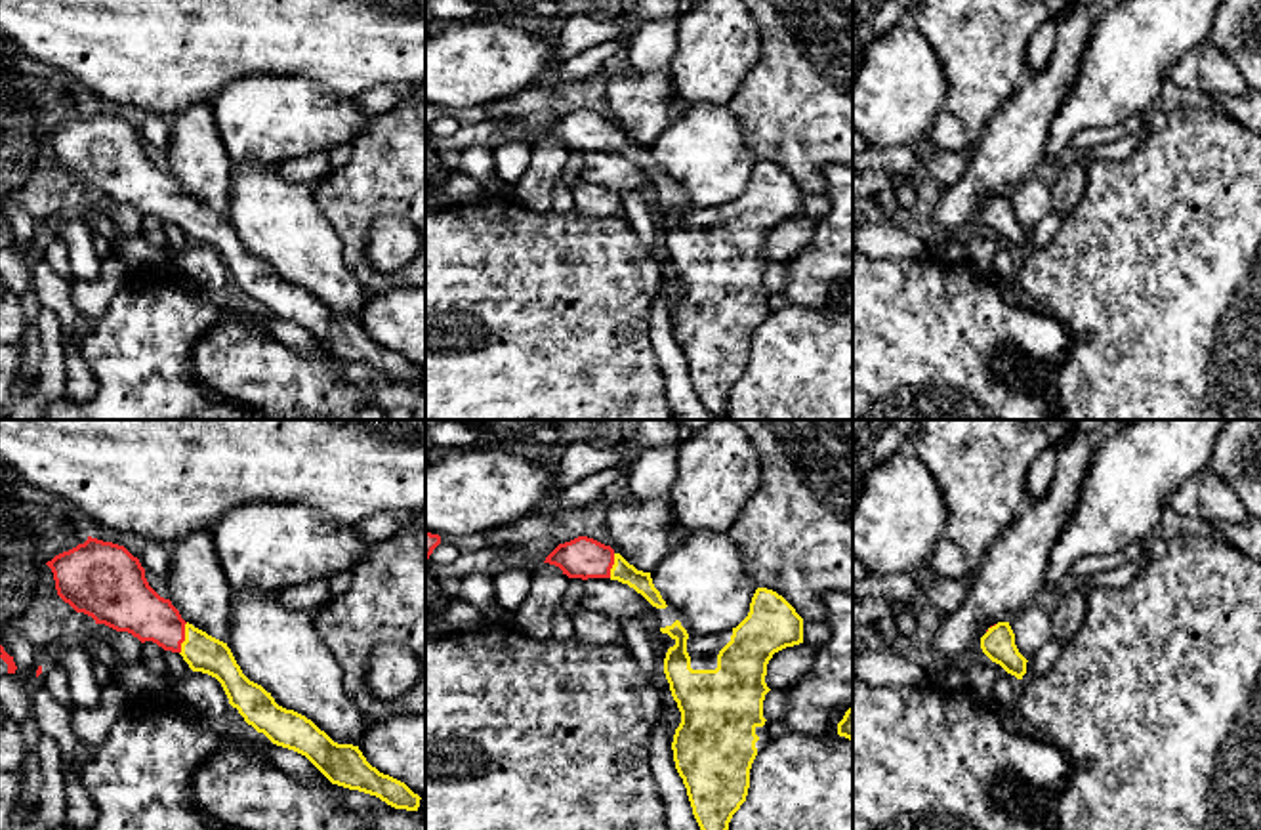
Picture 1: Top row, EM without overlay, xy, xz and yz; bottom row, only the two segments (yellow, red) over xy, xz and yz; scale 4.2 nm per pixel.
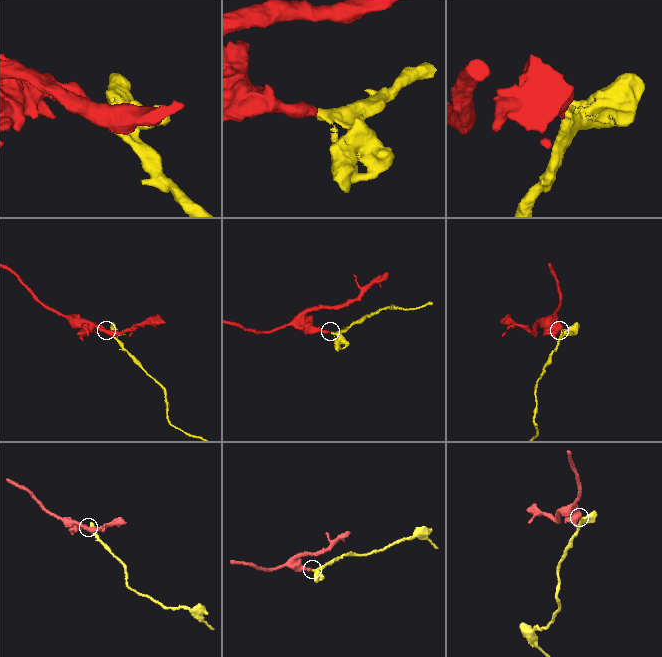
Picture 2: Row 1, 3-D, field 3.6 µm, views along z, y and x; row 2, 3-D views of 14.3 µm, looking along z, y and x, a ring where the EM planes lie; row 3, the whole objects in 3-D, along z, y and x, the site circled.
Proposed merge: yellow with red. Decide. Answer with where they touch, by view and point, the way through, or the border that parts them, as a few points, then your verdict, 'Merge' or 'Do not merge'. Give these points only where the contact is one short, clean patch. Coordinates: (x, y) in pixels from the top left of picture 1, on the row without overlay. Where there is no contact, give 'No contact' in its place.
Touches yellow at xy (186, 210). Path across: xy (203, 226), (186, 210), (176, 208), (136, 180). Merge

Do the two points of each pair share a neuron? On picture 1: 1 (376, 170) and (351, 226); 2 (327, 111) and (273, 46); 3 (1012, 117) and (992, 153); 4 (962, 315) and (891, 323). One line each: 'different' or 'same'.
1: same
2: different
3: same
4: same

